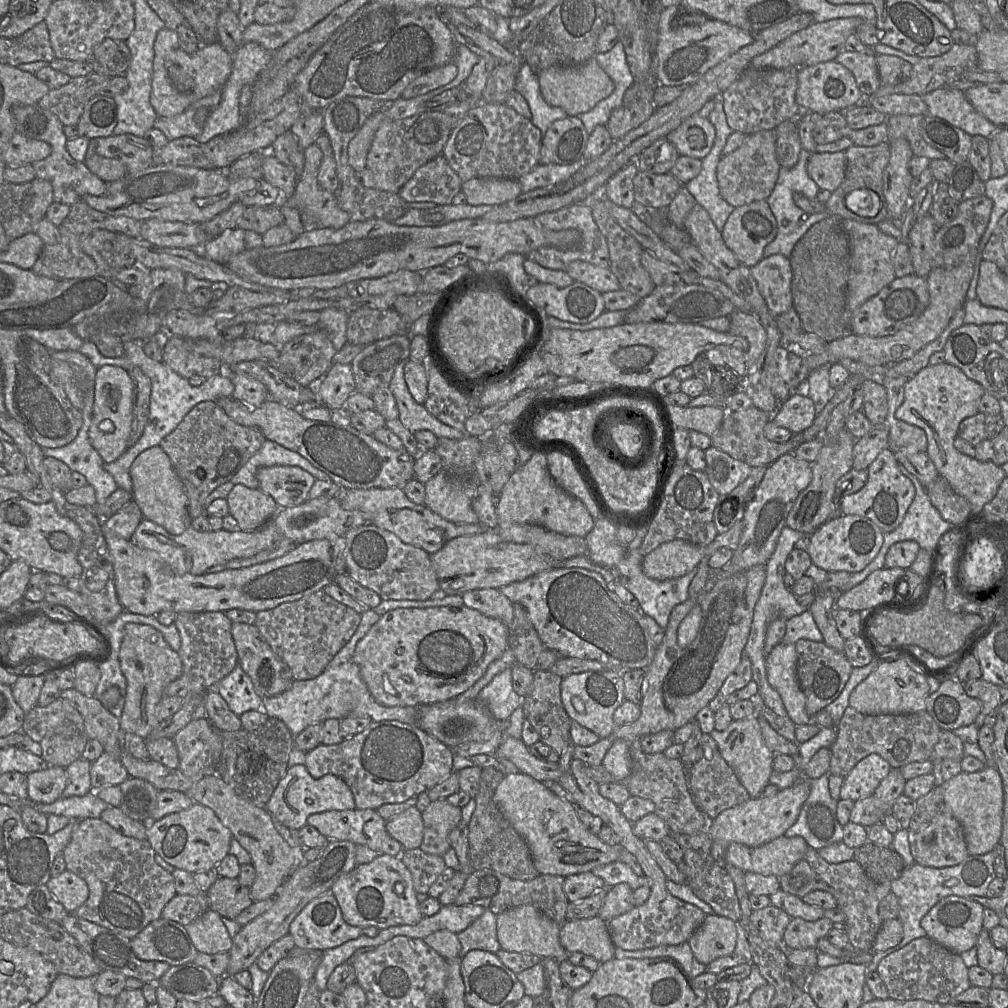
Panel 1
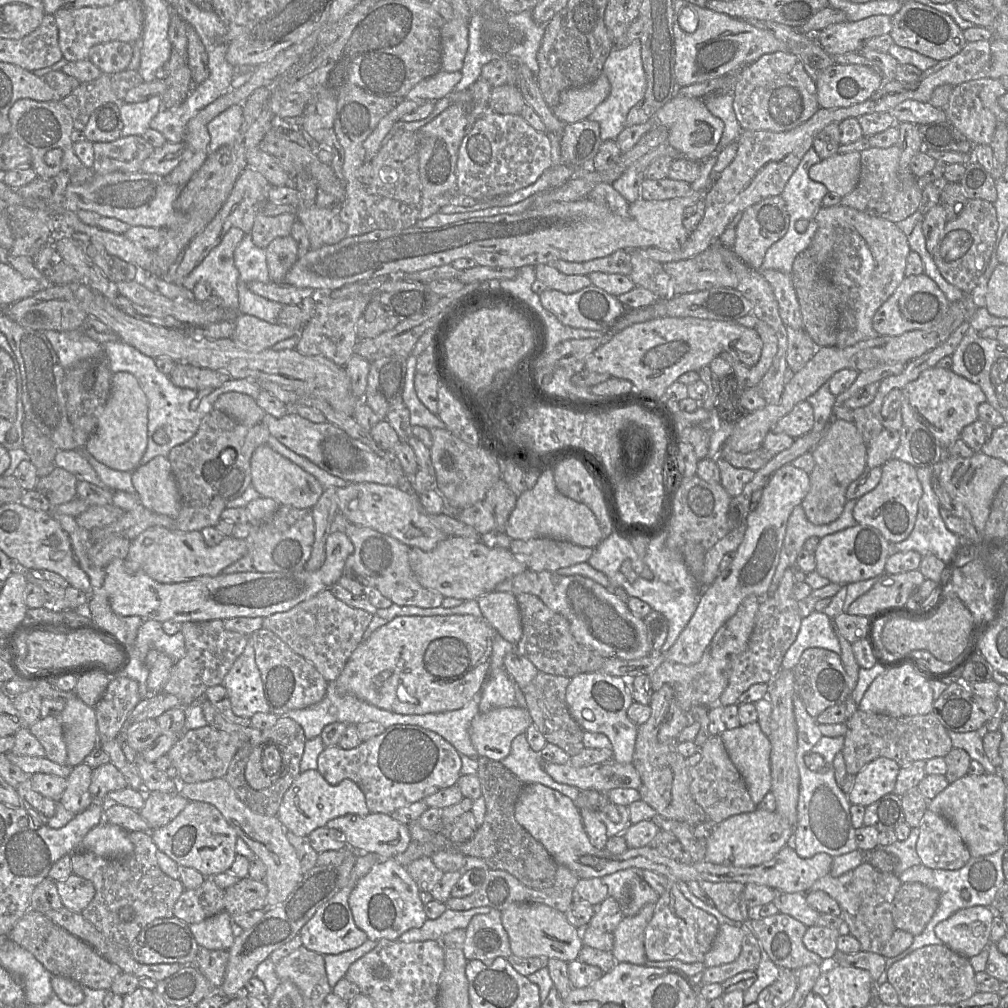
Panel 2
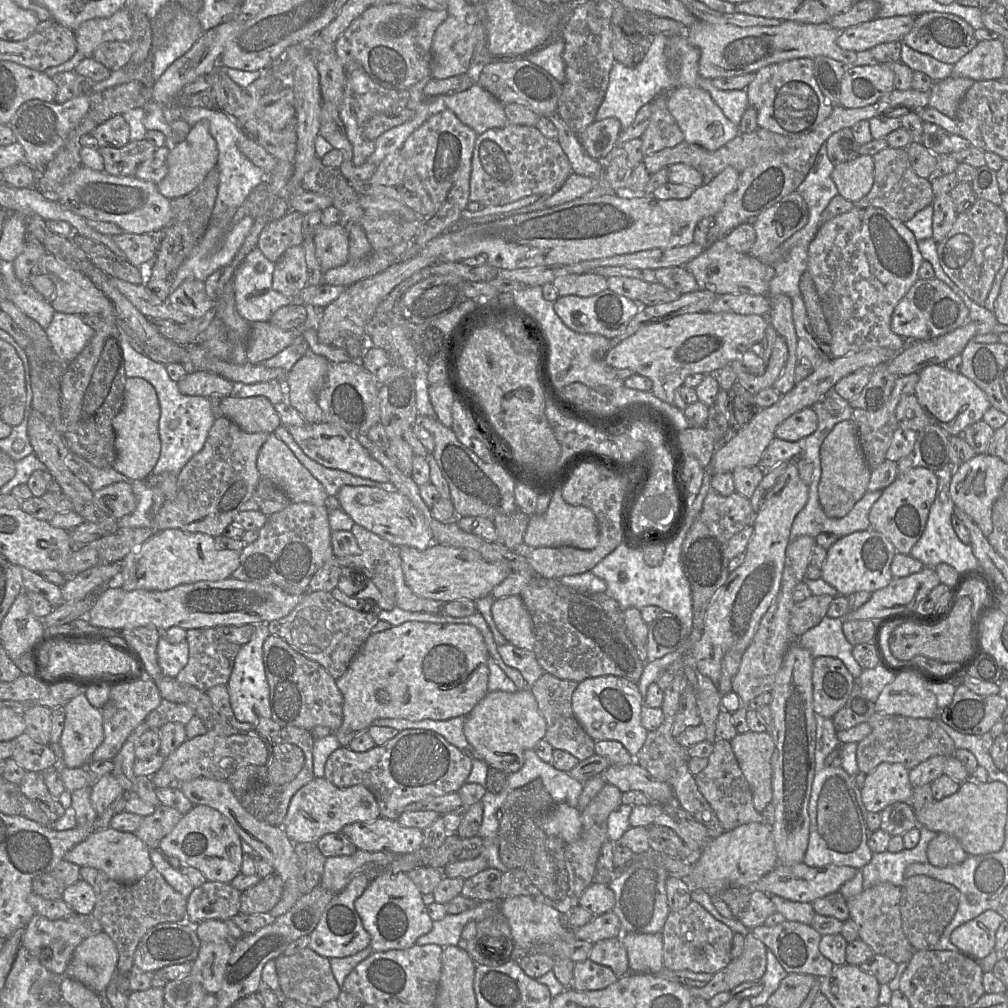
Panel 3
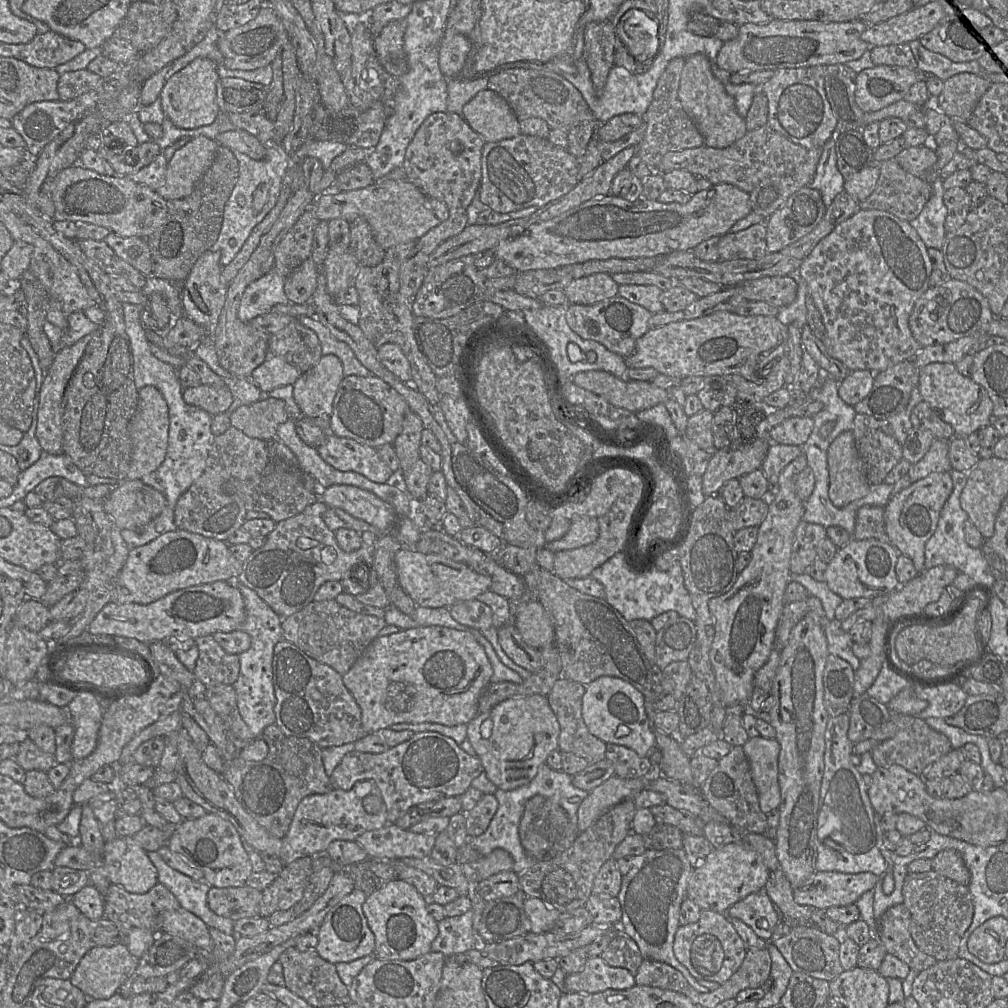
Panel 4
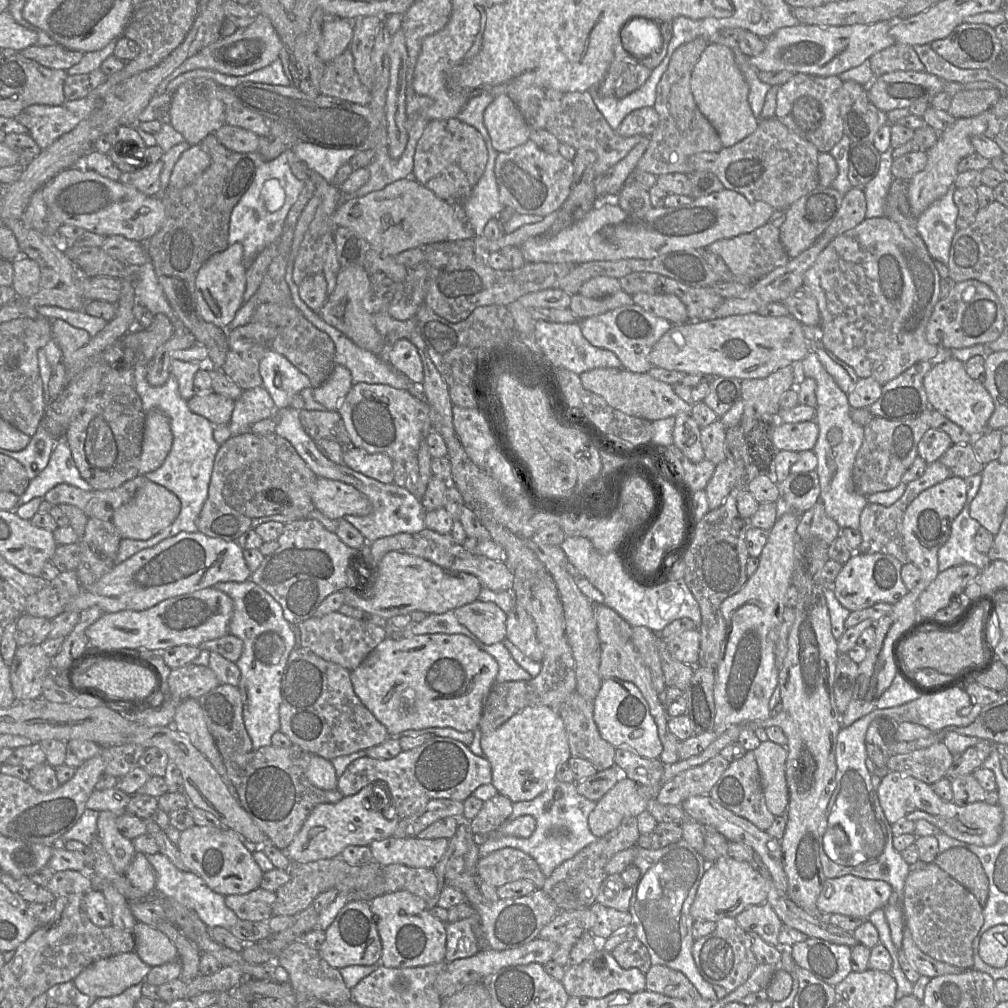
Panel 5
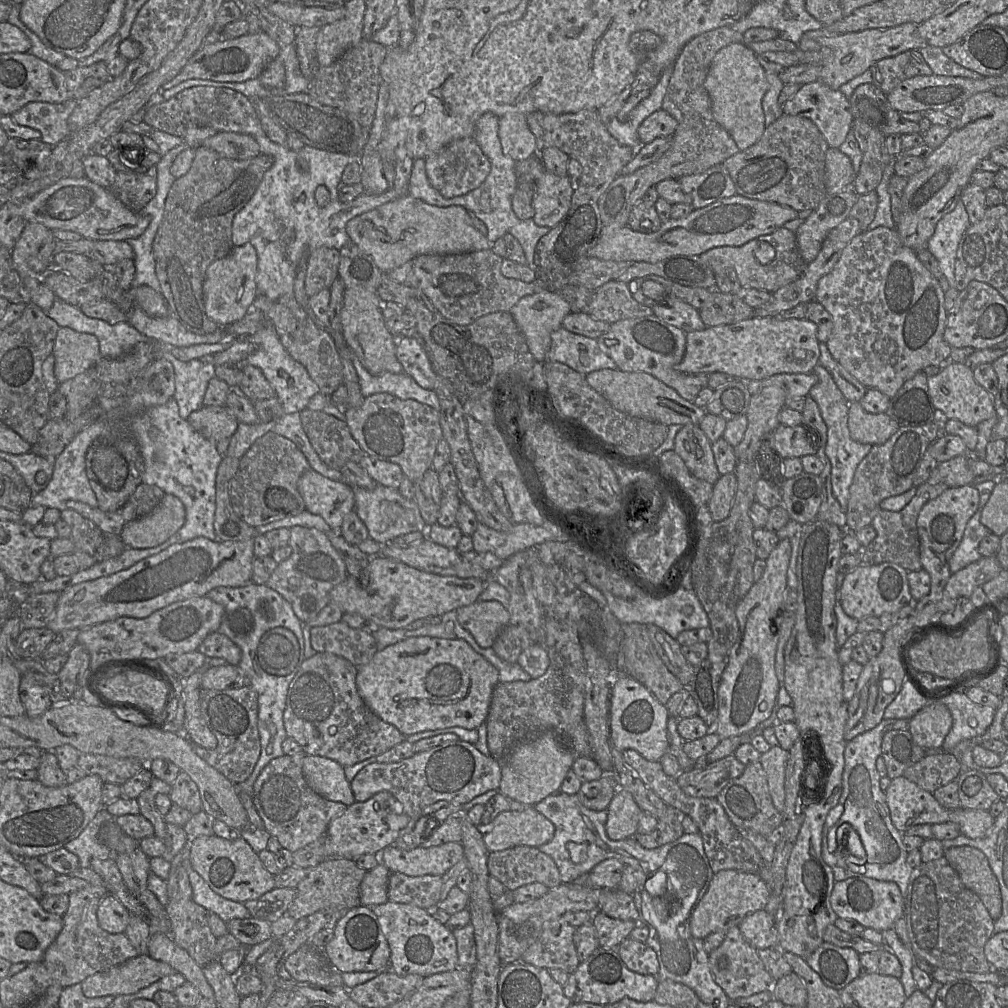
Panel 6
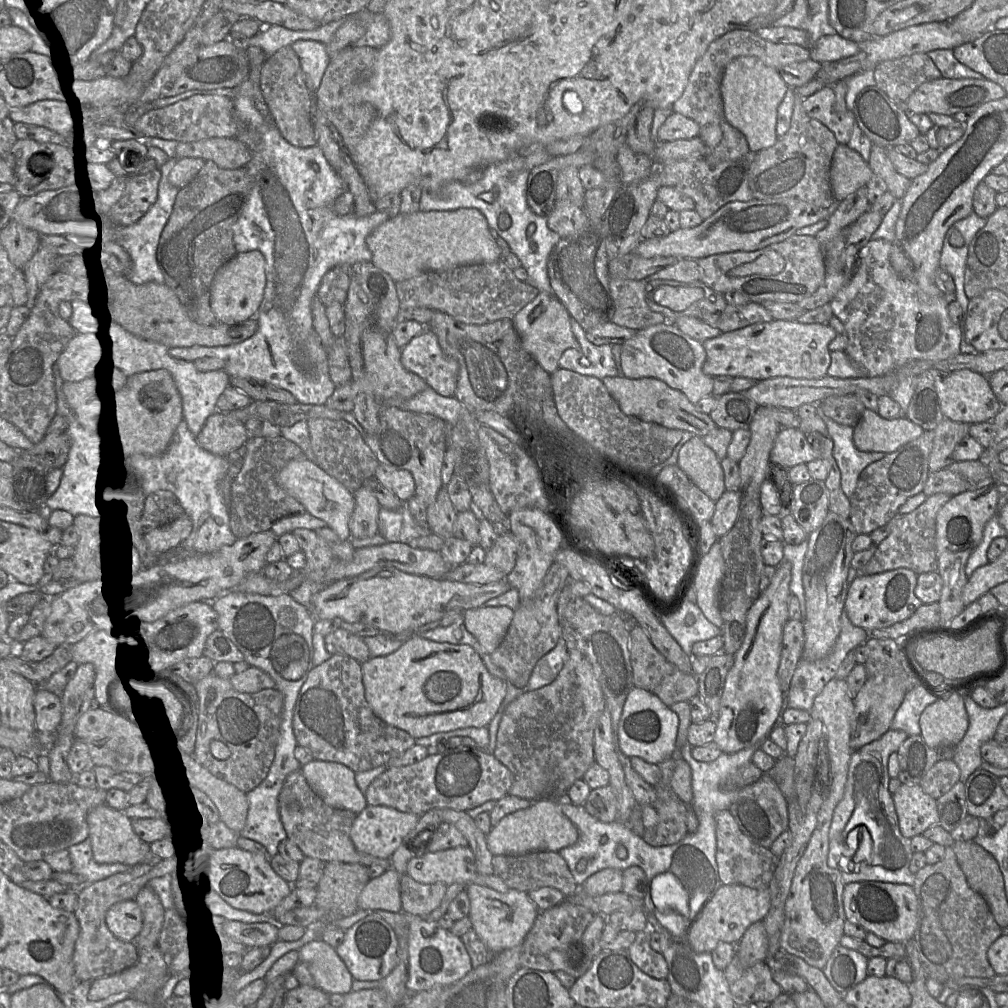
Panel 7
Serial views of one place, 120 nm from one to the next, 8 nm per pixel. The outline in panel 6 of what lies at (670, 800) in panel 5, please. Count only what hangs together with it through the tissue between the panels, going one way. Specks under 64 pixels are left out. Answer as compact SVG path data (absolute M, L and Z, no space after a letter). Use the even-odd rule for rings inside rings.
M729 755L703 767L682 771L676 782L687 795L716 798L729 782L743 774L745 766L735 756Z

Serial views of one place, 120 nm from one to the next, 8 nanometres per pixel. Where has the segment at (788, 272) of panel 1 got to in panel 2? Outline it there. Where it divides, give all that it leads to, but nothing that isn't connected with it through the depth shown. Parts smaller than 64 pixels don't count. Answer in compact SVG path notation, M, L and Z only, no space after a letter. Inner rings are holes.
M767 269L762 270L761 274L774 292L783 323L794 329L804 329L800 305L792 283L792 273L788 275L778 270Z

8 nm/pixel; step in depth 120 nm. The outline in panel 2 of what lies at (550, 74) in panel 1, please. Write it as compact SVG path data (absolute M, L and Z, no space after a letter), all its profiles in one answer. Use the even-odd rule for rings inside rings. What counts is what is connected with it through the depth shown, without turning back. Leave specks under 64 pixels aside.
M602 72L590 84L564 90L560 94L558 105L551 109L564 124L585 120L609 96L610 89L610 82Z

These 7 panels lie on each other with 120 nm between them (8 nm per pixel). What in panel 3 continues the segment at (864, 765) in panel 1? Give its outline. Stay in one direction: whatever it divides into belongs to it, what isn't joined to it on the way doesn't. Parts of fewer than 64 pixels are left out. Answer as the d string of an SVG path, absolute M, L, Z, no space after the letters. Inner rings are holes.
M884 762L867 774L860 790L866 809L878 813L896 802L904 802L912 807L914 787L909 779L909 771L902 764Z

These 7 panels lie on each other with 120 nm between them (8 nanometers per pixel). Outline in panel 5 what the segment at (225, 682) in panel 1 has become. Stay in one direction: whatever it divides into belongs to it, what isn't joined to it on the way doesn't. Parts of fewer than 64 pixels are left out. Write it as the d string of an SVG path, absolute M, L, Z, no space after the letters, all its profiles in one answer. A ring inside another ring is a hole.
M251 580L244 582L219 582L214 588L227 594L232 600L234 610L228 625L228 633L243 641L243 652L235 662L240 670L240 681L237 685L243 702L243 720L249 734L253 749L271 745L272 735L280 731L279 708L281 704L281 680L289 655L296 648L296 638L291 625L283 616L281 605L265 590Z

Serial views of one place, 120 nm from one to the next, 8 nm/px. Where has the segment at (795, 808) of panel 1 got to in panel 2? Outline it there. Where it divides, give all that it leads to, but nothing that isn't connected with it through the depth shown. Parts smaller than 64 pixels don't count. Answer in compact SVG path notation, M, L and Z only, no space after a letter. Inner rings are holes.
M757 808L753 812L737 814L714 824L704 861L737 867L758 866L771 860L786 846L791 835L791 825L776 811Z

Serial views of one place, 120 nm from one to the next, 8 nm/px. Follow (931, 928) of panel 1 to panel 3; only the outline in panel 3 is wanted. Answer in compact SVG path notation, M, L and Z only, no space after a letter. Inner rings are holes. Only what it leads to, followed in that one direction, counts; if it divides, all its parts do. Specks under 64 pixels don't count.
M987 910L955 928L950 941L964 955L981 960L995 949L996 931L1003 921L998 912Z

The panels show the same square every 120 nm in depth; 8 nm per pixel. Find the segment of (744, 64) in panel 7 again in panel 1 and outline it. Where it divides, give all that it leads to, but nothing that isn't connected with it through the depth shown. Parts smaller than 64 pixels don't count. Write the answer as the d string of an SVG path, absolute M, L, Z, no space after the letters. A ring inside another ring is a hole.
M695 113L671 131L666 138L680 155L702 159L710 152L715 135L715 127L709 119Z

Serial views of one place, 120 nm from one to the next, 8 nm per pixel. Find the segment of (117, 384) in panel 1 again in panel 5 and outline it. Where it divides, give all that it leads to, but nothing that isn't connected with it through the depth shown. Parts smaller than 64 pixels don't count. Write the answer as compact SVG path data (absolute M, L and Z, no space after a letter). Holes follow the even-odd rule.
M160 409L150 410L145 417L139 475L160 468L172 447L170 421Z

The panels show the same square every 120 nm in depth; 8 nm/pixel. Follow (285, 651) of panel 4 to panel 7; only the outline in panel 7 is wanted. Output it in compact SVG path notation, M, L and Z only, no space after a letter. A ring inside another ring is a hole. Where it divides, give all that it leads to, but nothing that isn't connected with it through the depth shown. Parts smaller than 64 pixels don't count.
M334 654L308 673L295 703L292 727L298 745L308 749L314 759L342 763L355 773L386 765L416 744L416 739L409 733L387 724L374 714L365 699L362 664L346 655Z

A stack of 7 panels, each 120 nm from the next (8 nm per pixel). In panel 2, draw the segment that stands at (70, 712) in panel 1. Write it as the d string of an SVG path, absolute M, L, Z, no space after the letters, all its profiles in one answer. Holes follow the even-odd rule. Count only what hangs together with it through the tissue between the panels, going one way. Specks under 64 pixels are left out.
M61 714L41 718L28 729L44 747L47 759L59 765L67 765Z

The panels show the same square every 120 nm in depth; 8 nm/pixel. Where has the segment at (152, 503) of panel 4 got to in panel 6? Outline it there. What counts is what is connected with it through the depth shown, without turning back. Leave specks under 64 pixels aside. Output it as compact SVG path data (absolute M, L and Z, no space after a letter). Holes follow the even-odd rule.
M165 494L149 514L125 524L119 537L126 547L152 548L168 540L185 520L183 503L176 496Z

